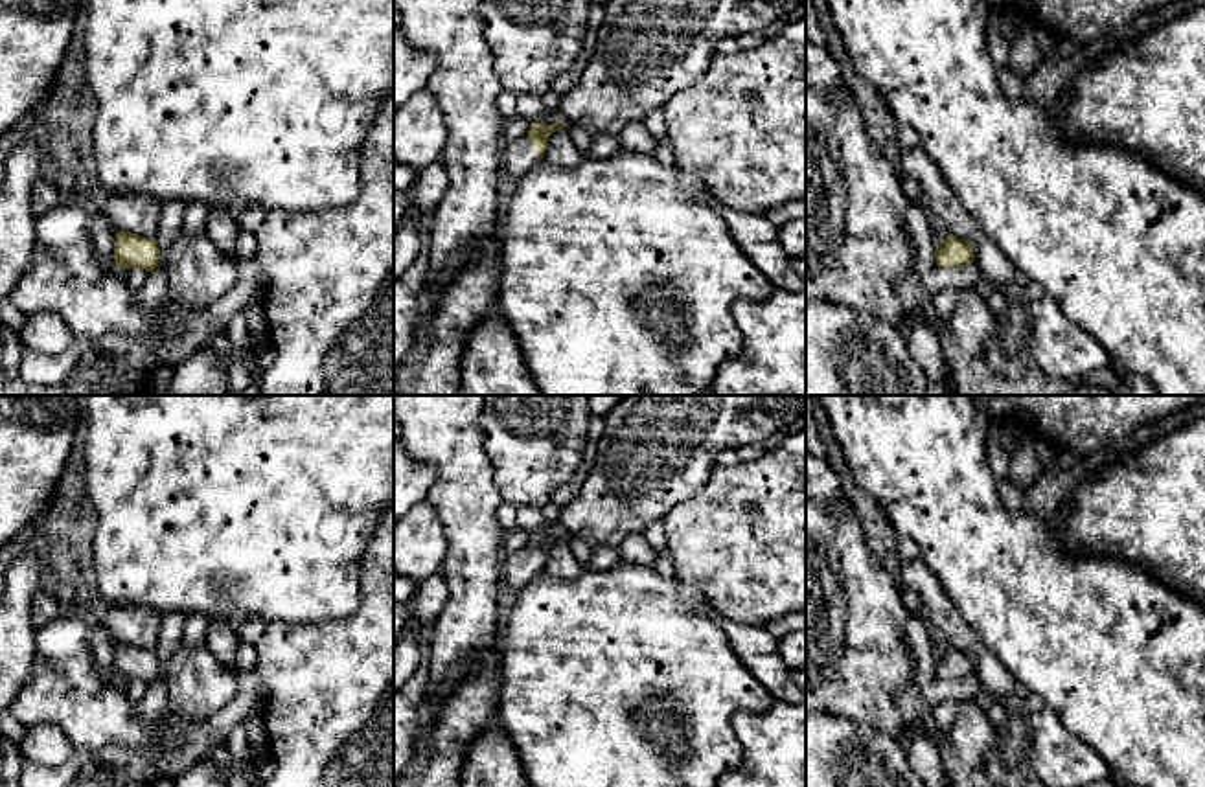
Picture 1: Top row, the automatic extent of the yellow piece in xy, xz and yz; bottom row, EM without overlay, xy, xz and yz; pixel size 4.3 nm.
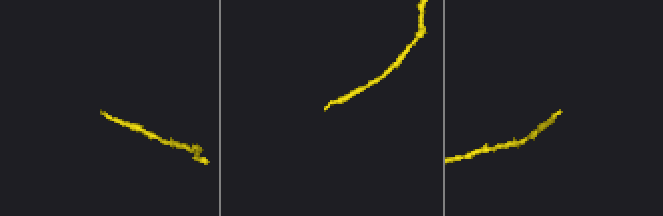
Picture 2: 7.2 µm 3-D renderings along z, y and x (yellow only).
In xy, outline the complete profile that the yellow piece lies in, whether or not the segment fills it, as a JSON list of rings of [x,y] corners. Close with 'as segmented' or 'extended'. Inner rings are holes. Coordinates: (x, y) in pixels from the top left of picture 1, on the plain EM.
[[[125,642],[116,644],[114,669],[121,680],[140,679],[147,684],[155,682],[160,675],[156,651],[140,649]]]; as segmented

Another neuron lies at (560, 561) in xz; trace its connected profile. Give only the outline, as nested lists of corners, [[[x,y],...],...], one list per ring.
[[[567,537],[559,539],[556,544],[552,544],[546,550],[546,565],[545,565],[546,574],[565,579],[565,577],[581,576],[583,570],[585,566],[580,565],[572,555]]]

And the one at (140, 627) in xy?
[[[112,607],[99,612],[99,616],[116,642],[156,651],[160,633],[160,616],[156,612]]]

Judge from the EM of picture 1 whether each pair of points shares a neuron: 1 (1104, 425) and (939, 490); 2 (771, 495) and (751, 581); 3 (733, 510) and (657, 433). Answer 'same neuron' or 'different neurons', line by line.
1: different neurons
2: same neuron
3: different neurons

